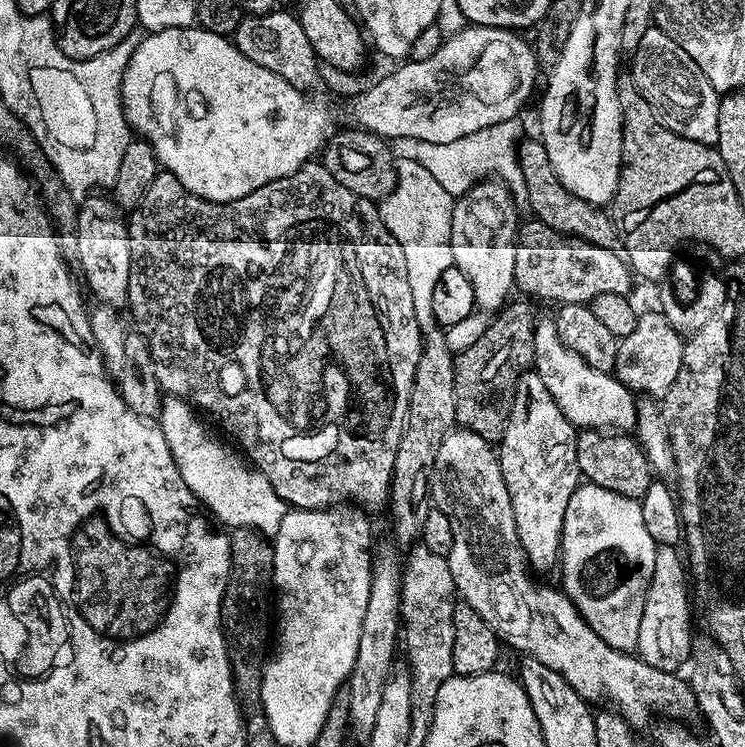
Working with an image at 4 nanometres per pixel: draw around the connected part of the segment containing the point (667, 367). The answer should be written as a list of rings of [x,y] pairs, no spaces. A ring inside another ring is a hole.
[[[641,311],[636,317],[636,325],[630,334],[619,337],[616,346],[616,367],[614,375],[633,394],[644,398],[662,398],[674,386],[678,370],[682,370],[682,354],[686,340],[666,322],[663,312]]]

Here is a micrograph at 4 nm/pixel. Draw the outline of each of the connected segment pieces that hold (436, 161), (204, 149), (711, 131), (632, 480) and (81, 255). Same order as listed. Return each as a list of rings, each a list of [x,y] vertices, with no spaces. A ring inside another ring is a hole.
[[[519,119],[498,122],[454,142],[435,144],[418,140],[411,145],[413,148],[410,156],[422,166],[426,166],[426,170],[430,170],[430,174],[434,174],[434,179],[442,185],[442,190],[446,190],[446,194],[454,198],[465,196],[474,185],[495,178],[511,192],[517,205],[524,206],[528,204],[528,195],[516,153],[522,139],[520,123]]]
[[[199,26],[148,32],[145,37],[145,40],[141,39],[137,43],[122,78],[120,100],[124,104],[124,116],[134,129],[135,135],[147,140],[148,145],[154,149],[161,169],[172,172],[174,178],[178,178],[178,182],[182,182],[182,186],[186,186],[186,190],[190,190],[190,194],[215,204],[234,202],[278,178],[286,178],[290,174],[300,171],[300,167],[309,163],[333,135],[335,126],[329,104],[320,98],[311,100],[313,97],[309,93],[290,86],[290,82],[286,82],[286,78],[280,78],[280,84],[276,84],[276,104],[280,104],[280,108],[276,108],[276,124],[272,124],[272,108],[268,108],[268,96],[272,96],[272,92],[268,92],[268,84],[264,84],[266,66],[258,66],[258,62],[250,62],[250,58],[246,58],[246,54],[238,51],[235,43],[229,37],[219,36]],[[288,148],[304,148],[304,156],[300,156],[300,160],[296,160],[296,152],[288,152]]]
[[[655,26],[642,34],[642,42],[638,42],[638,50],[631,53],[630,60],[630,75],[634,86],[638,86],[638,94],[642,94],[646,102],[650,102],[650,110],[654,110],[658,122],[662,122],[662,126],[674,130],[674,134],[682,138],[715,146],[718,142],[721,93],[710,86],[698,62],[694,62],[694,58],[690,58],[690,54],[686,54],[686,50],[682,50],[682,46],[674,42],[674,38]]]
[[[584,430],[577,435],[576,449],[580,474],[587,483],[638,501],[654,483],[654,471],[647,455],[631,435],[617,434],[612,430]]]
[[[104,194],[83,197],[76,213],[75,240],[79,275],[82,280],[84,275],[86,288],[88,283],[97,301],[113,306],[123,305],[130,286],[130,238],[125,213],[116,207],[116,201]]]

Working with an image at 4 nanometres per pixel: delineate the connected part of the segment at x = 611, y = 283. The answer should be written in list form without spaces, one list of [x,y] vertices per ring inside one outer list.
[[[528,218],[518,228],[518,243],[516,257],[514,258],[515,287],[520,288],[525,297],[537,296],[540,300],[553,300],[553,305],[562,304],[586,304],[591,305],[598,294],[622,294],[628,296],[631,293],[634,273],[627,261],[615,249],[606,246],[598,246],[586,242],[580,236],[565,236],[564,233],[546,226],[541,220]]]

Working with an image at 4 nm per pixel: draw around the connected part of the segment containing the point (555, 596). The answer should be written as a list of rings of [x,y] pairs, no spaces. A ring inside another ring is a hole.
[[[462,427],[446,434],[446,438],[442,438],[442,446],[438,446],[438,458],[434,458],[430,500],[434,507],[446,514],[446,518],[450,518],[454,544],[450,546],[448,565],[459,599],[478,610],[482,622],[486,622],[490,630],[494,630],[501,645],[508,647],[509,644],[514,651],[524,652],[520,654],[542,662],[544,666],[550,666],[550,670],[562,674],[562,678],[566,678],[566,682],[574,686],[582,699],[589,702],[609,700],[612,703],[609,705],[633,729],[641,730],[651,722],[652,708],[661,708],[668,718],[680,718],[676,716],[688,716],[697,711],[695,695],[683,675],[663,672],[641,660],[639,655],[619,652],[617,648],[610,647],[580,617],[580,611],[559,587],[547,588],[544,584],[536,584],[537,577],[528,567],[522,542],[518,542],[518,528],[514,526],[510,492],[506,490],[506,482],[502,482],[500,457],[489,441]]]

